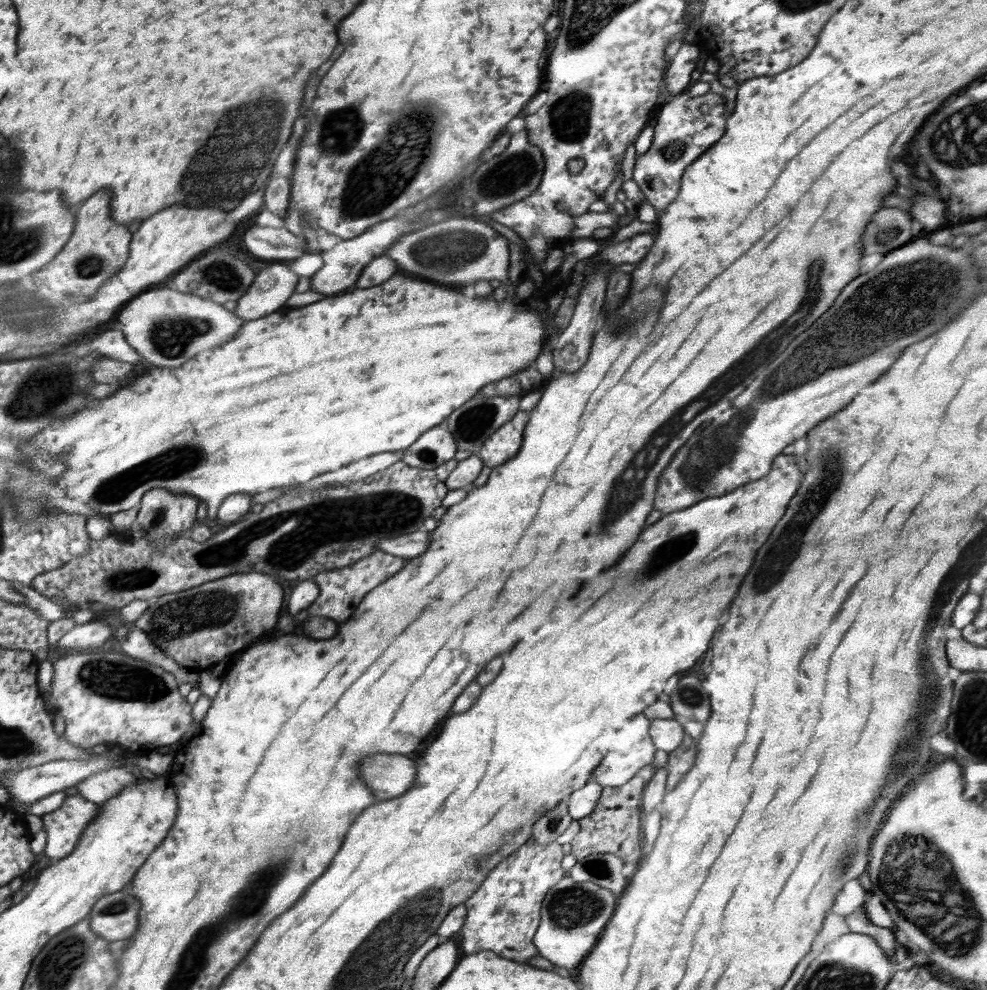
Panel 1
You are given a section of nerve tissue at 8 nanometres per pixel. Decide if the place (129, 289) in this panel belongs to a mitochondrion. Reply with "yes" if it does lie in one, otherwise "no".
no

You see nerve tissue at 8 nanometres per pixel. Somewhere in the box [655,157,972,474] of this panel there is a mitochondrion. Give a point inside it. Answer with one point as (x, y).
(888, 233)

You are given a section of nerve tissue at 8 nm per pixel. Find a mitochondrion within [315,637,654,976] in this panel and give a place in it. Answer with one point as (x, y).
(571, 908)

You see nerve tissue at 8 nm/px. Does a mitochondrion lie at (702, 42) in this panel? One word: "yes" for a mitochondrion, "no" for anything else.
no

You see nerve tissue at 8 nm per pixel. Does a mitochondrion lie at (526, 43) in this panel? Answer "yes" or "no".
no

